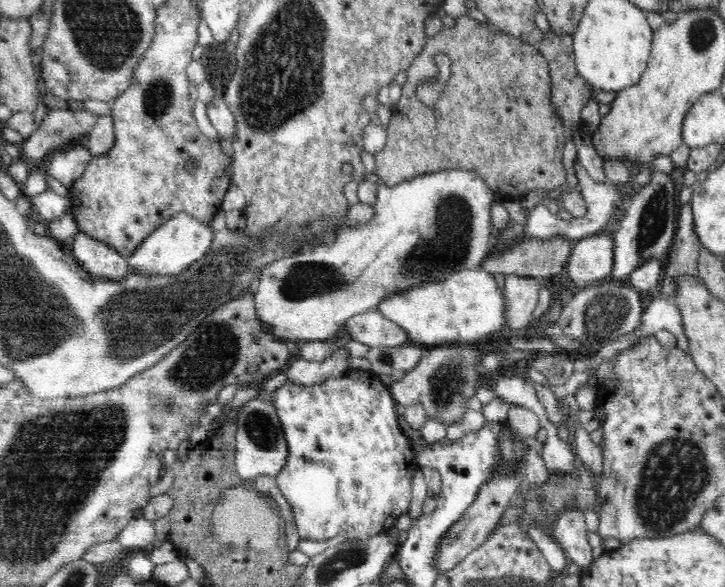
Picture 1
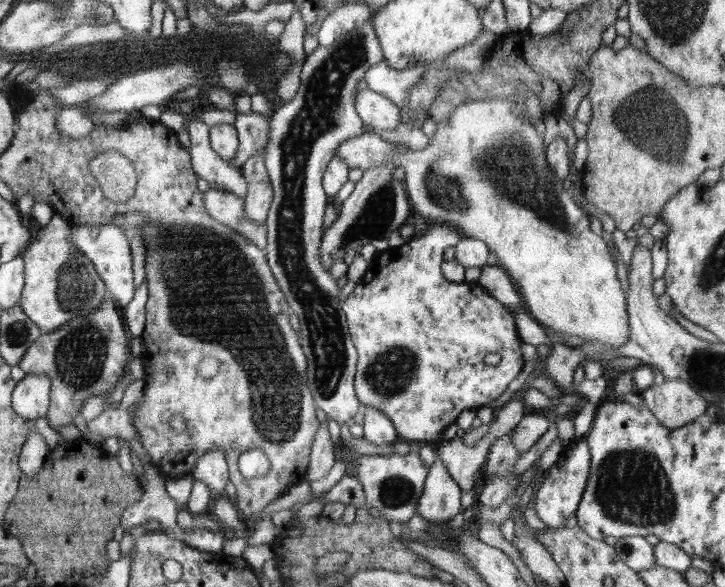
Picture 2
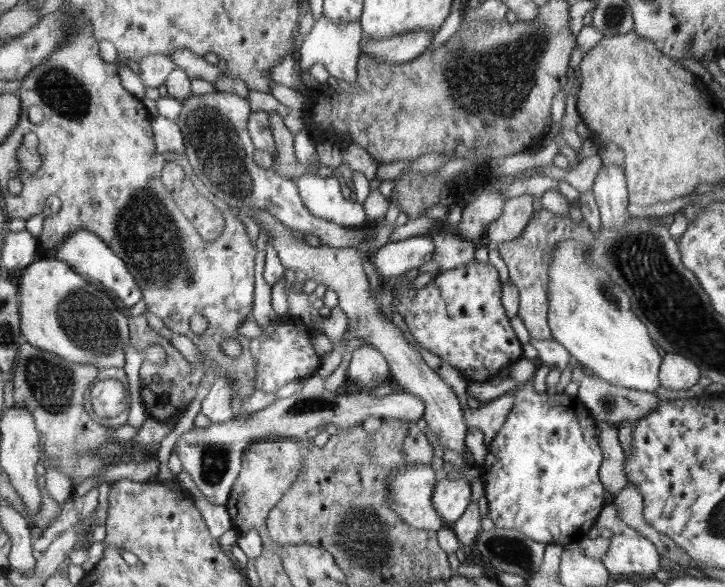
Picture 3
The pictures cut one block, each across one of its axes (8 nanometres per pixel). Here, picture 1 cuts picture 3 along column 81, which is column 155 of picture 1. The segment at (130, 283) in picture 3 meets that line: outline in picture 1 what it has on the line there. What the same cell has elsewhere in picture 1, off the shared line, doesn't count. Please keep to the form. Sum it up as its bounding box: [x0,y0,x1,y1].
[126,214,214,274]

